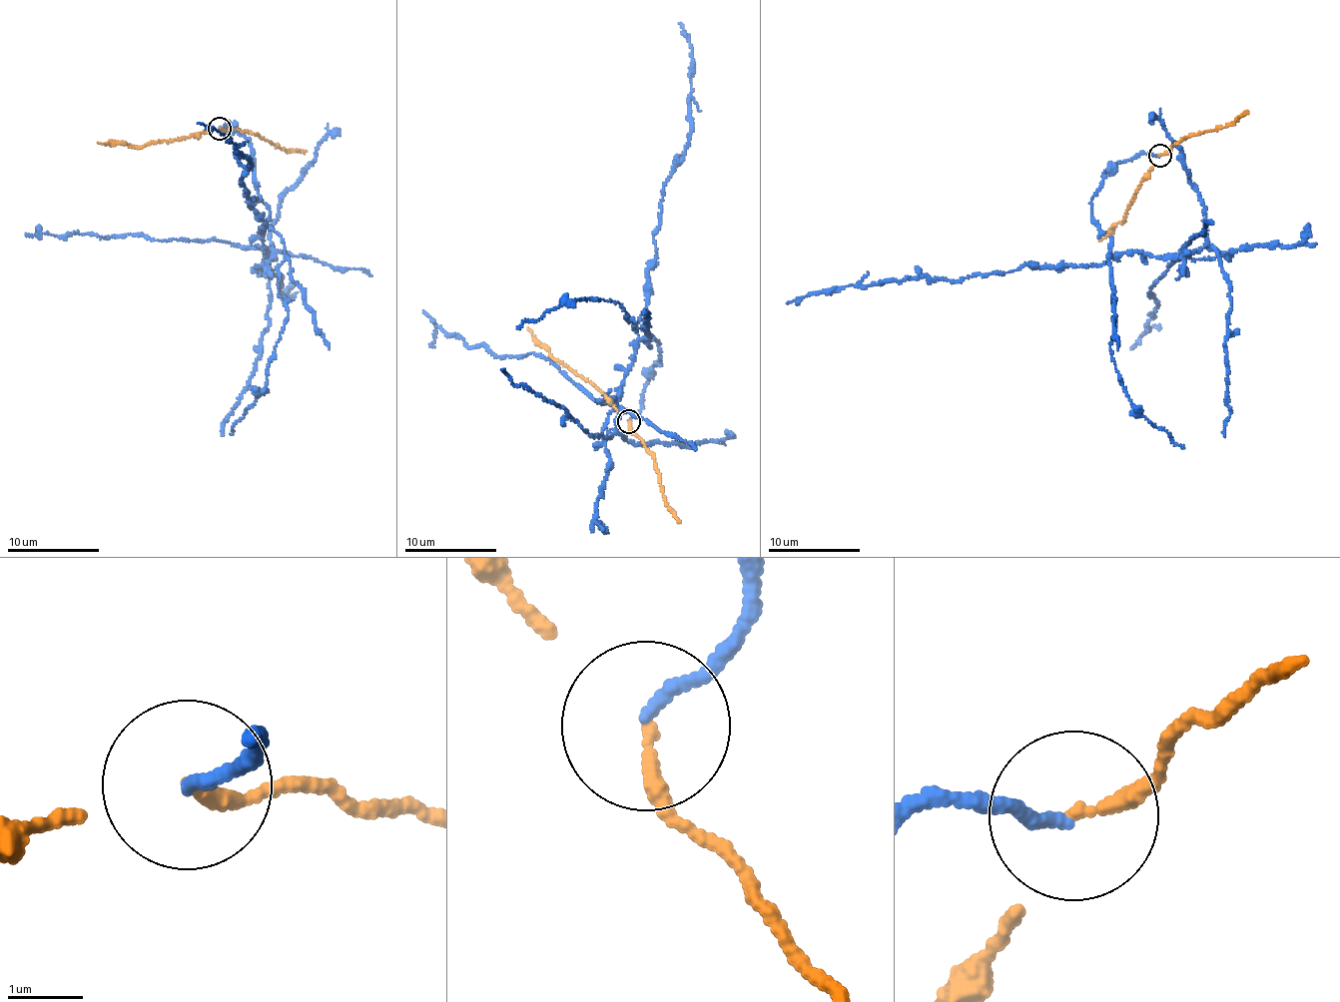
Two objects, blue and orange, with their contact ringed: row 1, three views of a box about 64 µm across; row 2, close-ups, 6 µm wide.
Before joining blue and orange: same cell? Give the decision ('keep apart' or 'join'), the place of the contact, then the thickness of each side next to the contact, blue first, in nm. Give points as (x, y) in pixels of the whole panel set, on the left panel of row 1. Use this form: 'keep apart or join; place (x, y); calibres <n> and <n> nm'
keep apart; place (220, 128); calibres 150 and 190 nm

